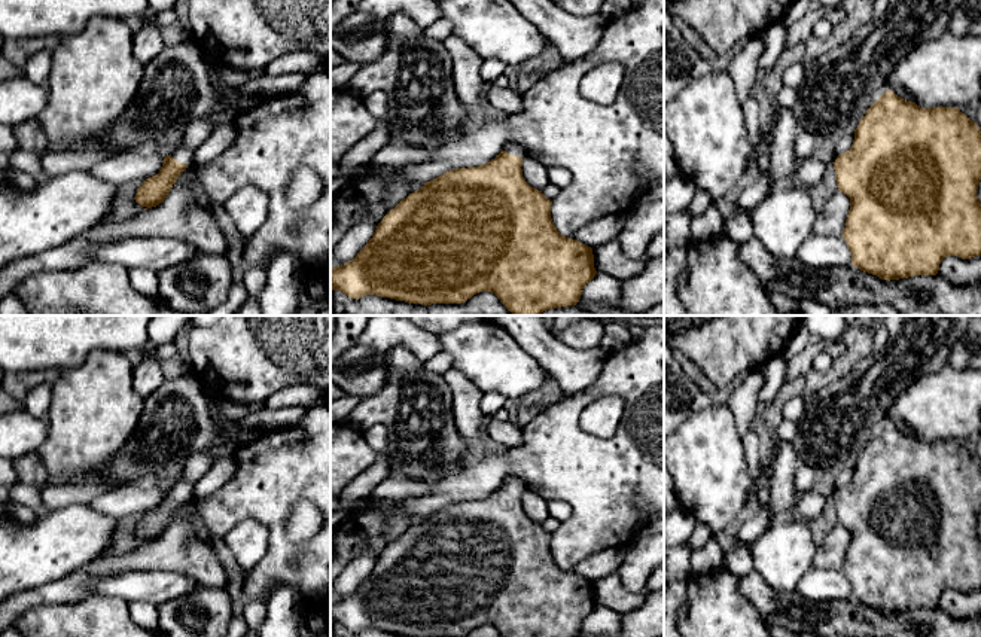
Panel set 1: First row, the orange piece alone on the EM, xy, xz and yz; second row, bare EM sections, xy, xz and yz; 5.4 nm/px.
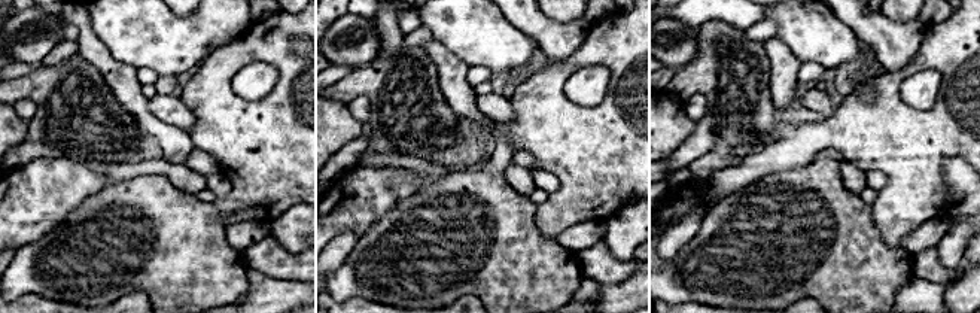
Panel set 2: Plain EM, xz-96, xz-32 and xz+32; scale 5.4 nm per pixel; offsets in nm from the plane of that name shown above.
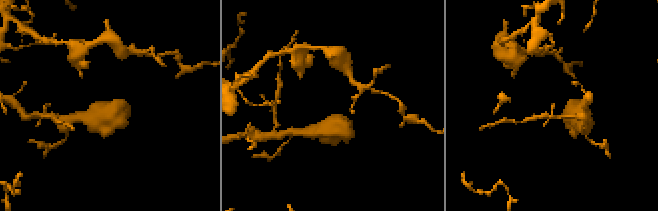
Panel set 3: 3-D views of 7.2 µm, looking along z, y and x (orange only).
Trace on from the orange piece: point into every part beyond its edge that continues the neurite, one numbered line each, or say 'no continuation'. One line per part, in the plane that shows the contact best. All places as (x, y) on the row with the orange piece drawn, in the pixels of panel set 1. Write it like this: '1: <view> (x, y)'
1: xy (197, 131)

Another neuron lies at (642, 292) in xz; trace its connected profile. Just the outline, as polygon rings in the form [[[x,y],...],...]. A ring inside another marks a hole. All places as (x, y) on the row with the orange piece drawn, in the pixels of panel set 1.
[[[664,256],[649,259],[642,274],[621,283],[619,308],[642,316],[664,302]]]

